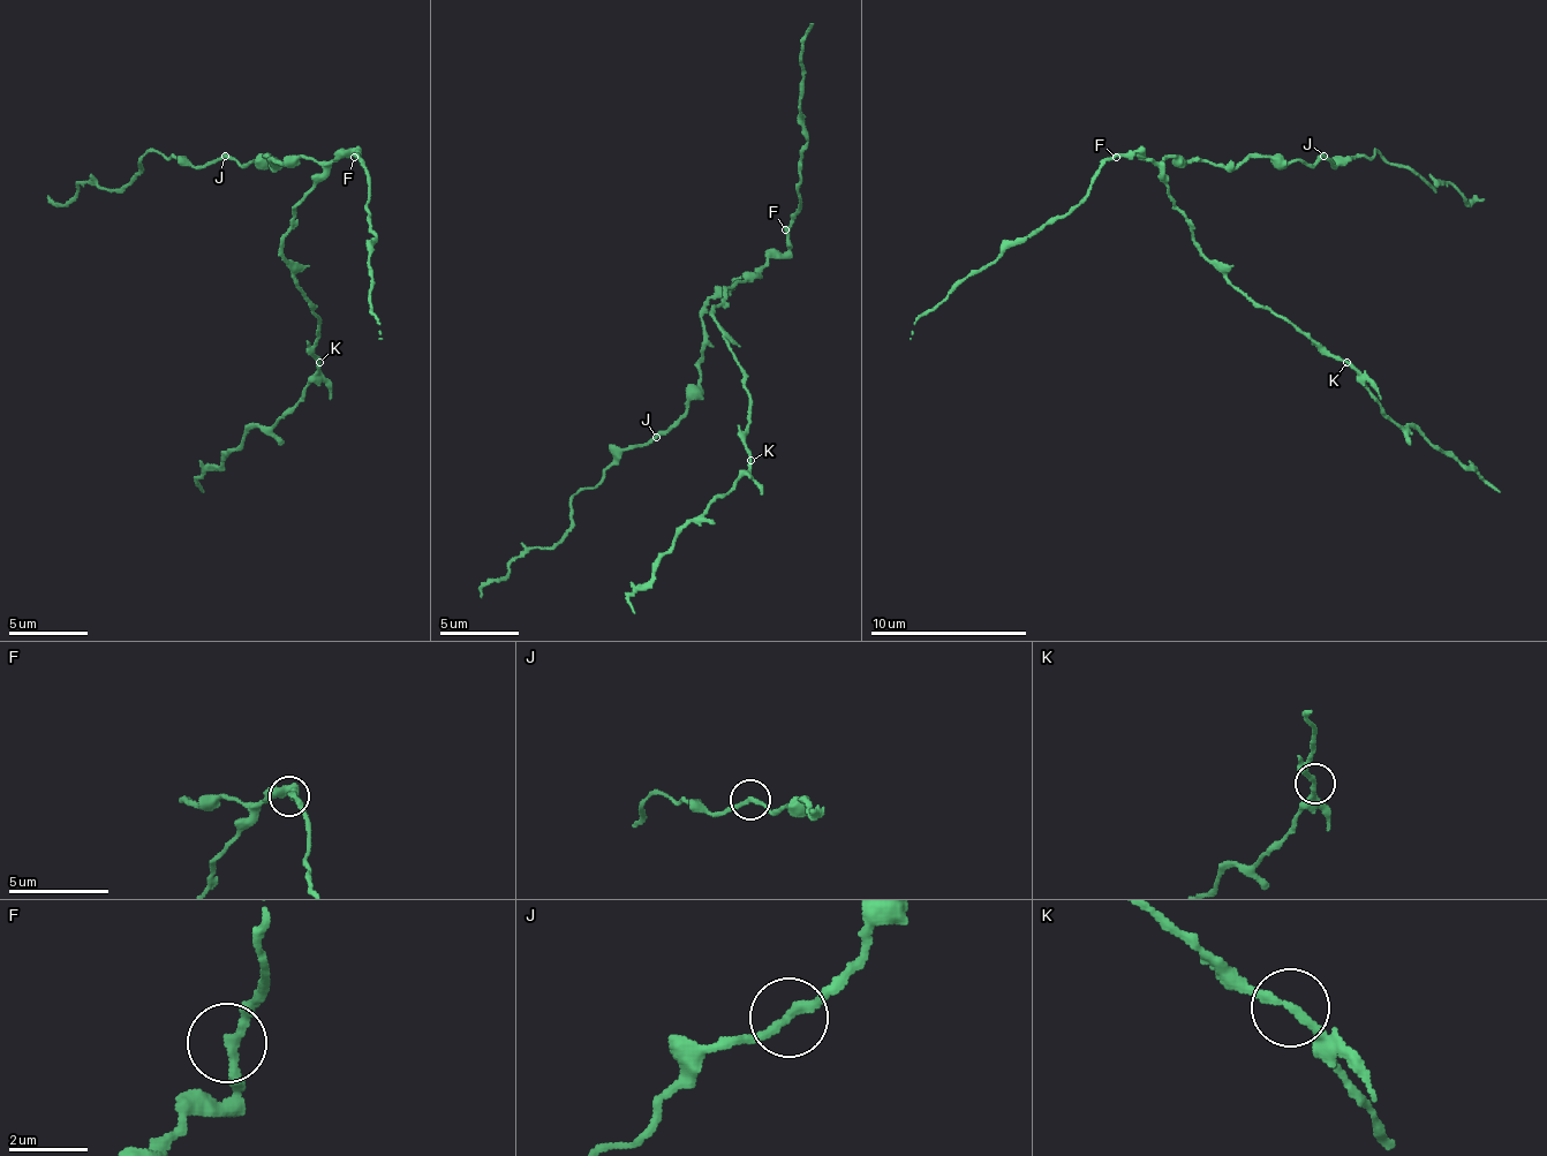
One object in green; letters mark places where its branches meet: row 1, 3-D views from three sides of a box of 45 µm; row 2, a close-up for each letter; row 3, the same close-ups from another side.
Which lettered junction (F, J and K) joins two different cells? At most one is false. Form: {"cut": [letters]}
{"cut": ["K"]}

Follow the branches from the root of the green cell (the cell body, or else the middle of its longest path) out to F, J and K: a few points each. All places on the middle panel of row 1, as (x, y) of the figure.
F: (746, 280), (774, 257), (780, 257), (789, 249), (789, 233), (785, 229)
J: (746, 280), (754, 277), (738, 277), (710, 300), (702, 316), (699, 391), (686, 402), (686, 410), (655, 438)
K: (746, 280), (738, 280), (714, 308), (714, 324), (741, 371), (741, 386), (749, 399), (746, 438), (749, 461)

